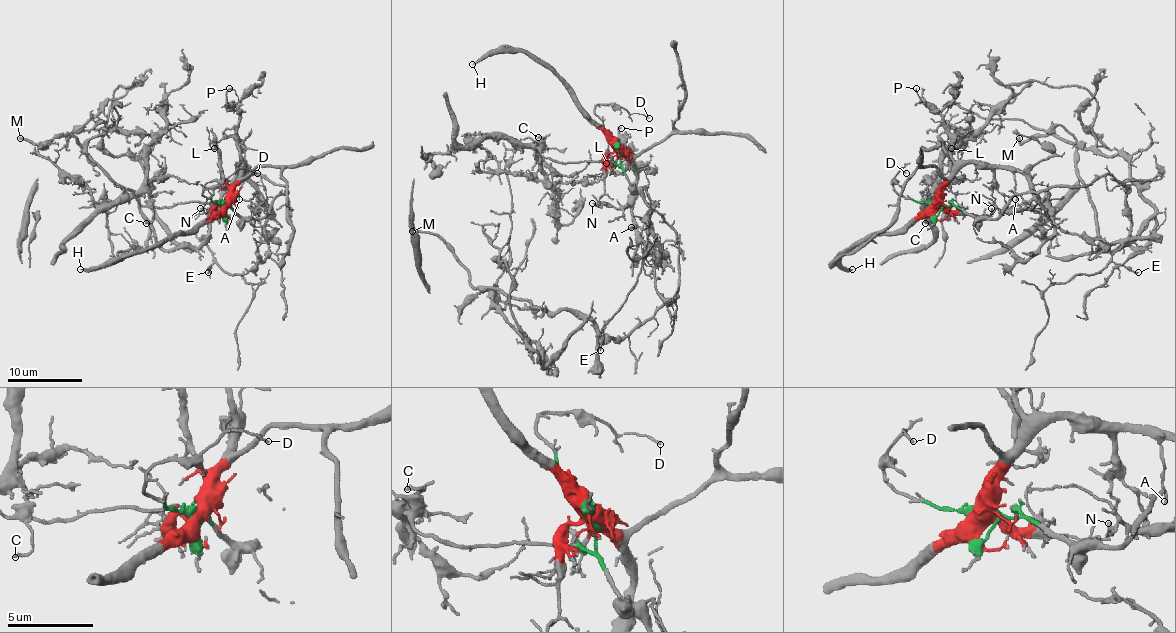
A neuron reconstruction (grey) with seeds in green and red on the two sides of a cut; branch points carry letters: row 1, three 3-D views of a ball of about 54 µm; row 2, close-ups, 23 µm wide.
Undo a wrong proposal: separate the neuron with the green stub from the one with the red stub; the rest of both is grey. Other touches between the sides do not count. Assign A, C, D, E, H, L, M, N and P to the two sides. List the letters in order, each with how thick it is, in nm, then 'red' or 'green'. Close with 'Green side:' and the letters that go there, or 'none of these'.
A: calibre 140 nm; red
C: calibre 170 nm; green
D: calibre 110 nm; green
E: calibre 140 nm; green
H: calibre 200 nm; red
L: calibre 130 nm; red
M: calibre 280 nm; green
N: calibre 100 nm; red
P: calibre 110 nm; red
Green side: C, D, E, M

